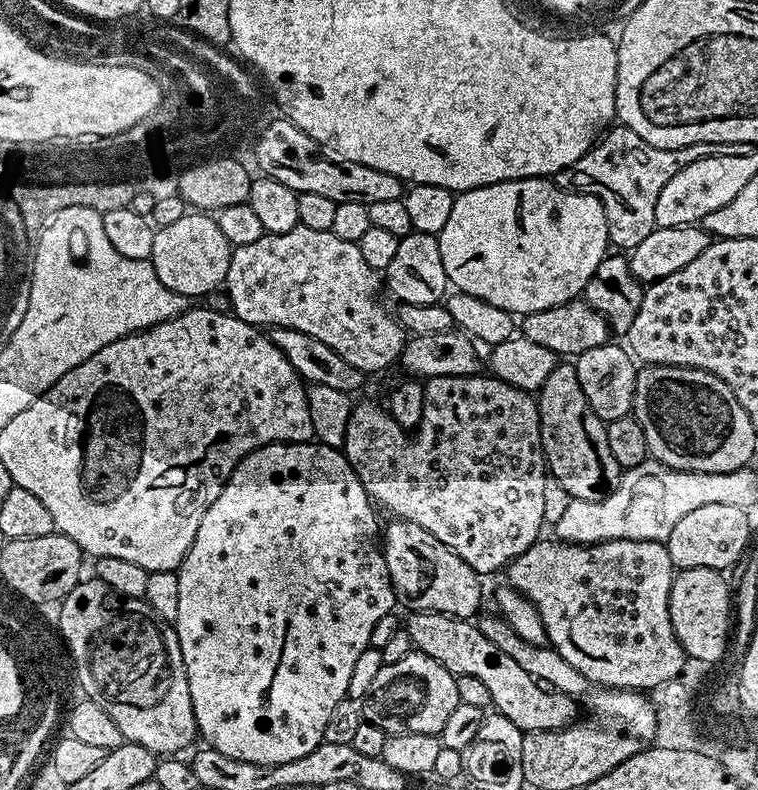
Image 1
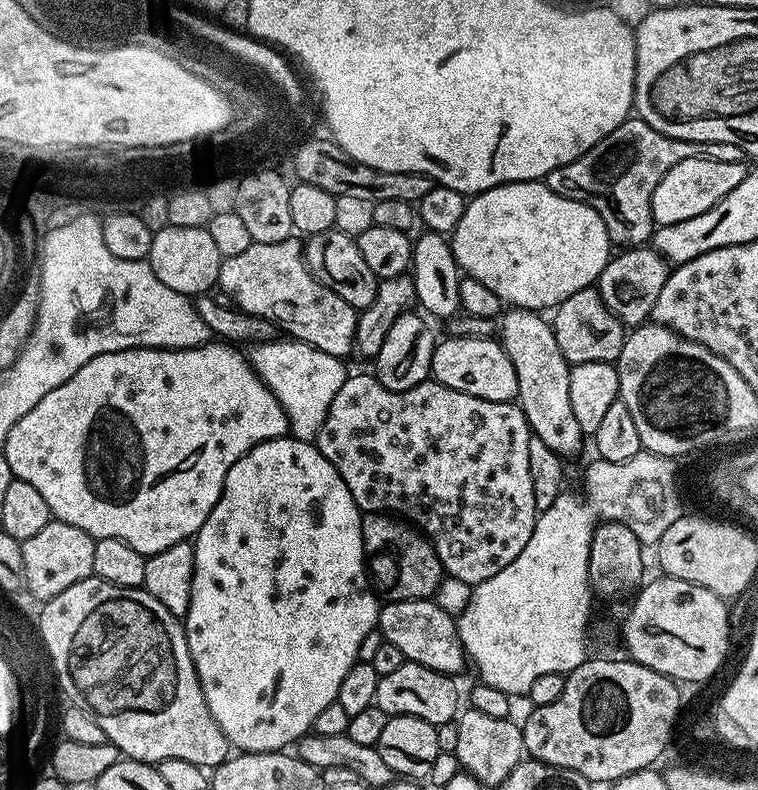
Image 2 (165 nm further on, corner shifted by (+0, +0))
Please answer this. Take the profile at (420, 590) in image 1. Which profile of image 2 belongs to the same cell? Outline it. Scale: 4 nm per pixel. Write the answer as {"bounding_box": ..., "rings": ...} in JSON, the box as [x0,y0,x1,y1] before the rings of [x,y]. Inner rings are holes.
{"bounding_box":[361,513,444,601],"rings":[[[365,513],[361,520],[366,564],[379,597],[385,601],[431,599],[444,577],[431,541],[407,521],[387,513]]]}

